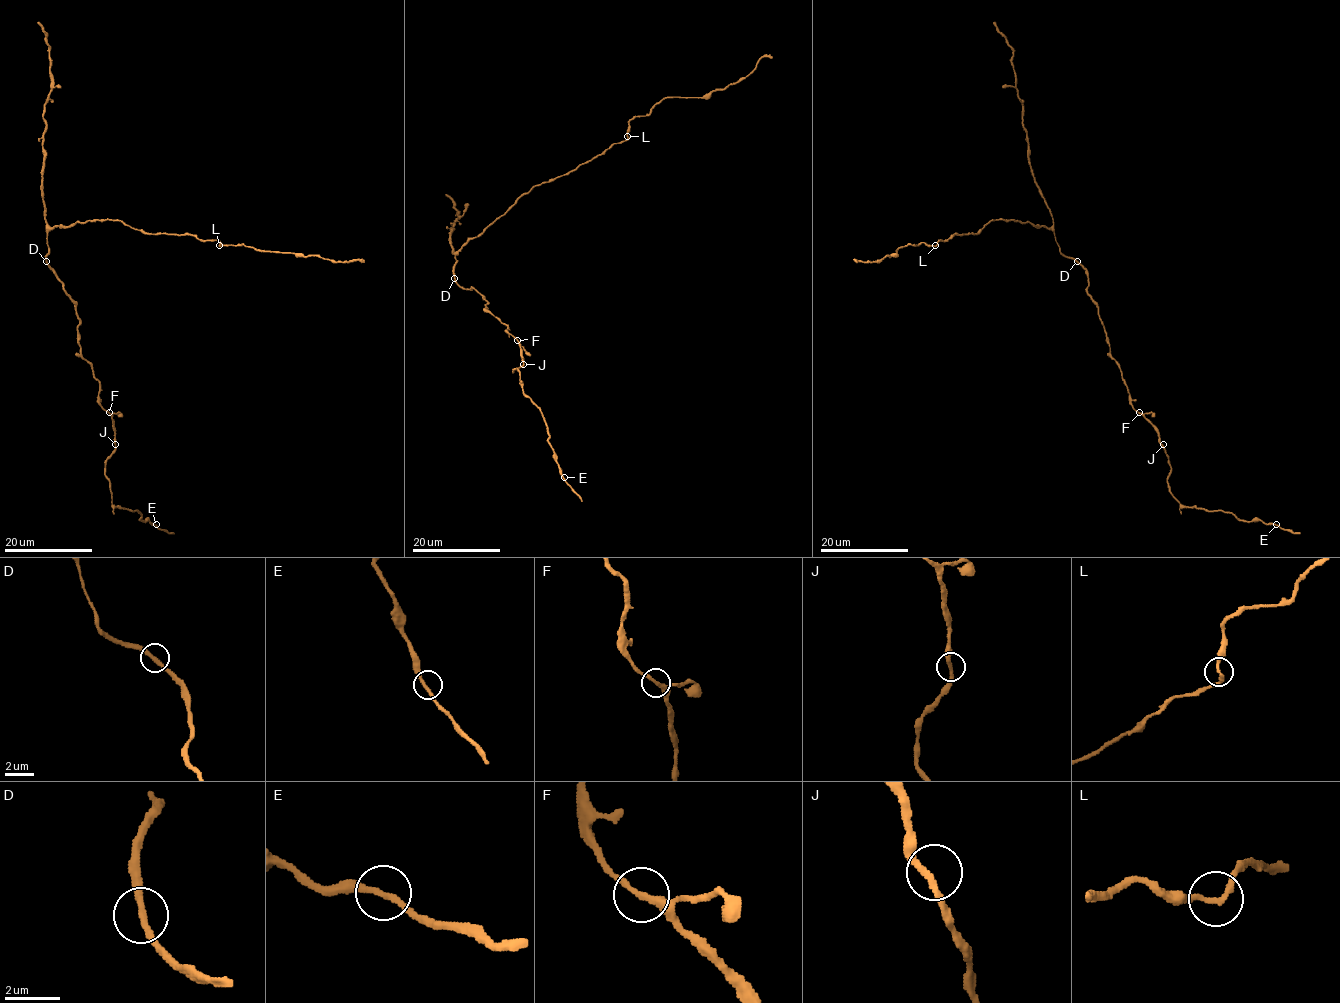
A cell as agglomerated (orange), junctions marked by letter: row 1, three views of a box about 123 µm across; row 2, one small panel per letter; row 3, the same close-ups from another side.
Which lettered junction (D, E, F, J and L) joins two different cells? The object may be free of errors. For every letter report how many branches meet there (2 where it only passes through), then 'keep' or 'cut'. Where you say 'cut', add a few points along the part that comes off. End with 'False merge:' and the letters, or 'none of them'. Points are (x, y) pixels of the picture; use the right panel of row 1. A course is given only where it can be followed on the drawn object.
D: branches 2; keep
E: branches 2; keep
F: branches 2; keep
J: branches 2; keep
L: branches 2; keep
False merge: none of them

